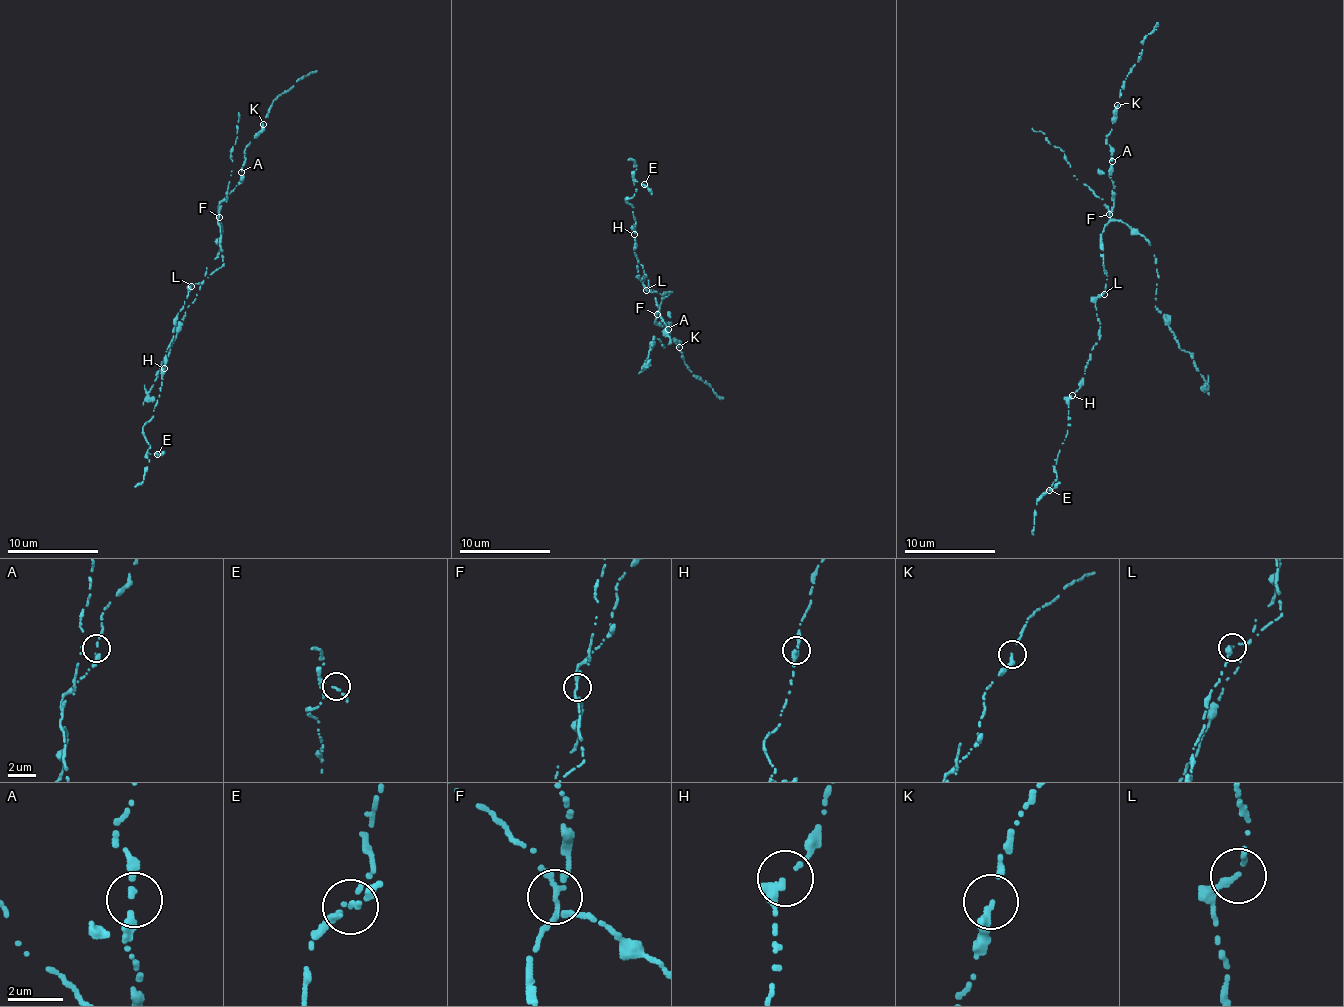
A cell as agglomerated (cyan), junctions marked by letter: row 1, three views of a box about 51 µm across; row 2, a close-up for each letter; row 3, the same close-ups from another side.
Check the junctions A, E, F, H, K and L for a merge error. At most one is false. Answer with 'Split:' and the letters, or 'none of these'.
Split: F

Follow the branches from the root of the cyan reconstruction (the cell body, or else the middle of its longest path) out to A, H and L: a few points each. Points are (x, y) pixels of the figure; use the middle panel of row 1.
A: (659, 294), (670, 292), (661, 299), (655, 324), (667, 324), (668, 329)
H: (659, 294), (646, 290), (644, 279), (638, 278), (634, 234)
L: (659, 294), (646, 290)

